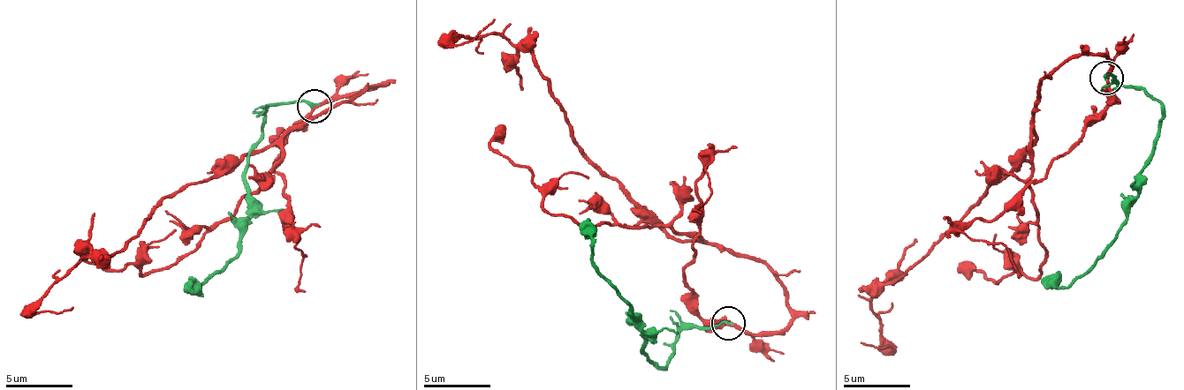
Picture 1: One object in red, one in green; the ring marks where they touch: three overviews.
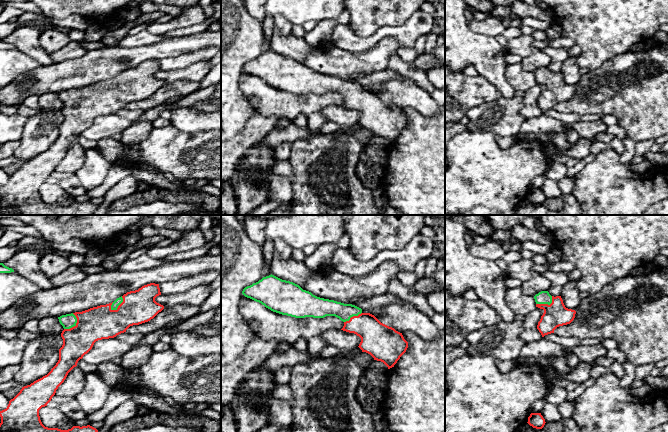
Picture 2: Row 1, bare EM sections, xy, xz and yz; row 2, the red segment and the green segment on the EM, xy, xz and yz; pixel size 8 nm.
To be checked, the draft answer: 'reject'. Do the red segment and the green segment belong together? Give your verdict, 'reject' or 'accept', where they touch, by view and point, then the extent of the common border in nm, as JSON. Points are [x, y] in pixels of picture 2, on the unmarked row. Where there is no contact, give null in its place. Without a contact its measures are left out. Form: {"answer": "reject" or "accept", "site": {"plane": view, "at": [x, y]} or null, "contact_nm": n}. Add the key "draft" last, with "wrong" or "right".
{"answer": "accept", "site": {"plane": "xy", "at": [119, 81]}, "contact_nm": 150, "draft": "wrong"}

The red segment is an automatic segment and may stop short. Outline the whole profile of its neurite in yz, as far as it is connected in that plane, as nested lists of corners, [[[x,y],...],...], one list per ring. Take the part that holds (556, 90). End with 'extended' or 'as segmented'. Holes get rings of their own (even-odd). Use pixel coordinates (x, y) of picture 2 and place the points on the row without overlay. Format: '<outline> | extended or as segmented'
[[[541,67],[534,75],[536,83],[544,86],[537,101],[542,113],[554,109],[559,102],[570,100],[575,94],[576,87],[566,84],[561,72],[554,73],[548,67]]] | extended

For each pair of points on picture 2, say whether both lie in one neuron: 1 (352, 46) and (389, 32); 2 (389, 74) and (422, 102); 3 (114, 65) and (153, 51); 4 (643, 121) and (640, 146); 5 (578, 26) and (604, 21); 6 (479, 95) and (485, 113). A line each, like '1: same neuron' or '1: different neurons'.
1: same neuron
2: different neurons
3: same neuron
4: different neurons
5: same neuron
6: different neurons

